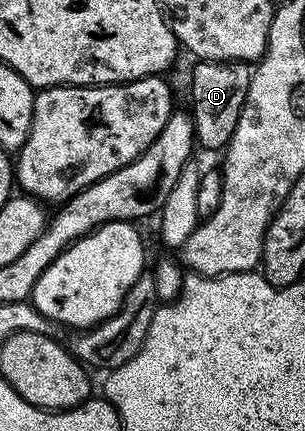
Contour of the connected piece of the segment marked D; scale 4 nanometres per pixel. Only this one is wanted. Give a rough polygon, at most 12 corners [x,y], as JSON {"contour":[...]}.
{"contour":[[206,60],[192,72],[195,143],[227,149],[252,68]]}

